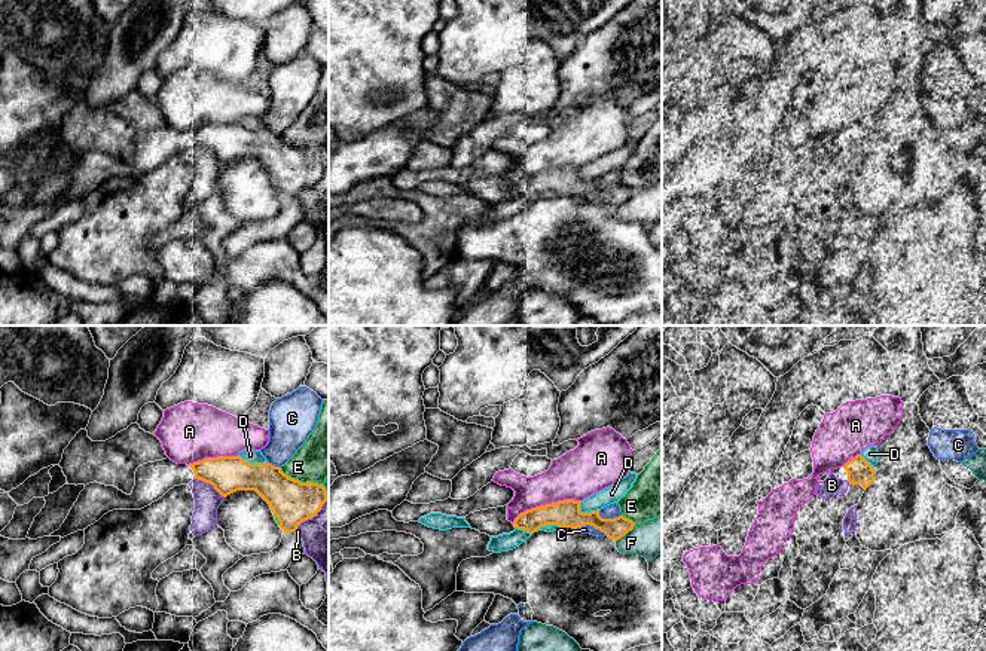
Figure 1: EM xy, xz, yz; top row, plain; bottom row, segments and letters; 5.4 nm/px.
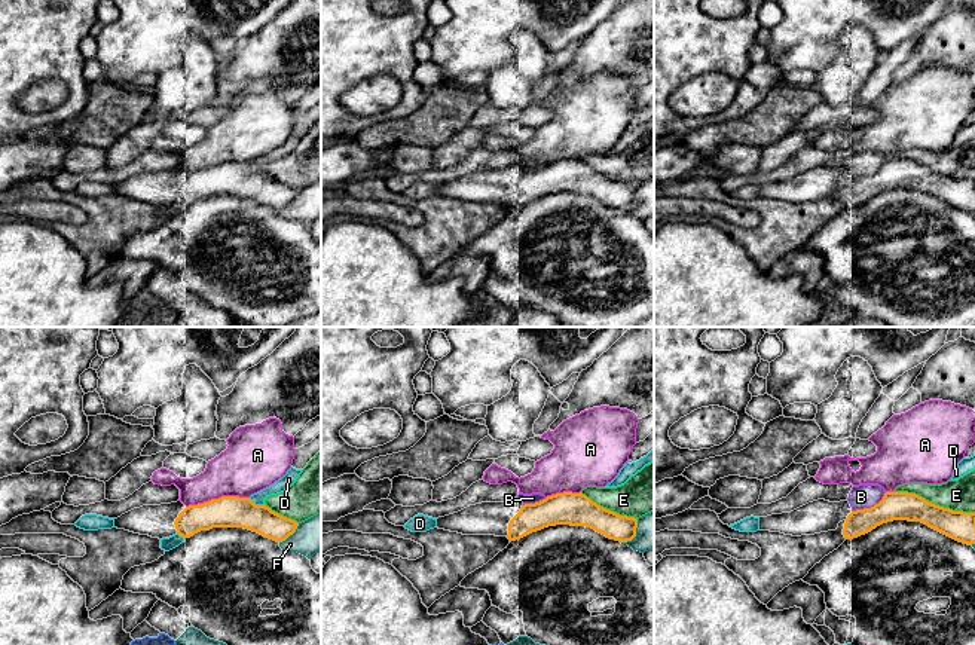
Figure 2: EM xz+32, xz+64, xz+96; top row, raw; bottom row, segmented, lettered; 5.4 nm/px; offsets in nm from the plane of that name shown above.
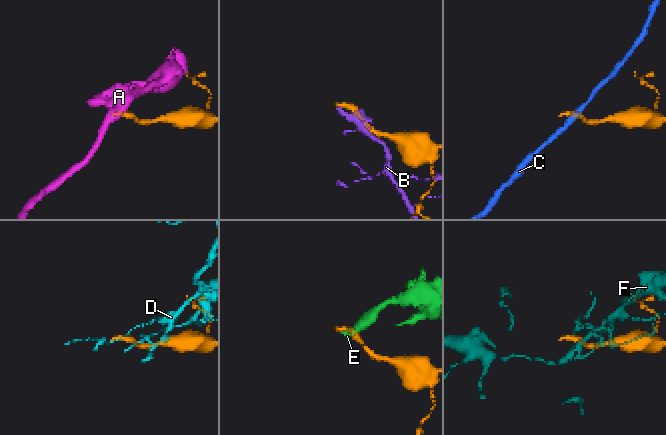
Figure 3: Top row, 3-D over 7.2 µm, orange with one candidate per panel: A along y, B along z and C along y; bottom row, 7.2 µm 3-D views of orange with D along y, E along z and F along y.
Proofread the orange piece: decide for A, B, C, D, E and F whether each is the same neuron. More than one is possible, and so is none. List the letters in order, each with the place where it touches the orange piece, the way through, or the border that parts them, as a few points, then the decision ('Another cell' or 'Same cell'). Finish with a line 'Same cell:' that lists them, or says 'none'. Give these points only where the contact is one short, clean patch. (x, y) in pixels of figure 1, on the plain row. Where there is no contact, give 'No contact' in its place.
A: Touches orange at xz (546, 171). Boundary: xz (580, 167), (558, 167), (540, 171), (524, 177), (512, 189). Another cell
B: Touches orange at xy (210, 150). Another cell
C: Touches orange at xz (592, 192). Boundary: xz (576, 195), (592, 192), (607, 202). Another cell
D: Touches orange at xy (253, 131). Another cell
E: Touches orange at xy (301, 149). Another cell
F: Touches orange at xz (625, 201). Boundary: xz (635, 192), (616, 208). Another cell
Same cell: none

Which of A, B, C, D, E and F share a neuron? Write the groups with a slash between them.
A C / B / D / E / F

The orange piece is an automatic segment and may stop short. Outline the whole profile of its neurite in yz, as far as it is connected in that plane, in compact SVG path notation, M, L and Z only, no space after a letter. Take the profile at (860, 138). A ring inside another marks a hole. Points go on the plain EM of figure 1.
M861 122L834 137L833 141L837 146L848 147L849 152L861 152L864 156L874 149L874 135Z

